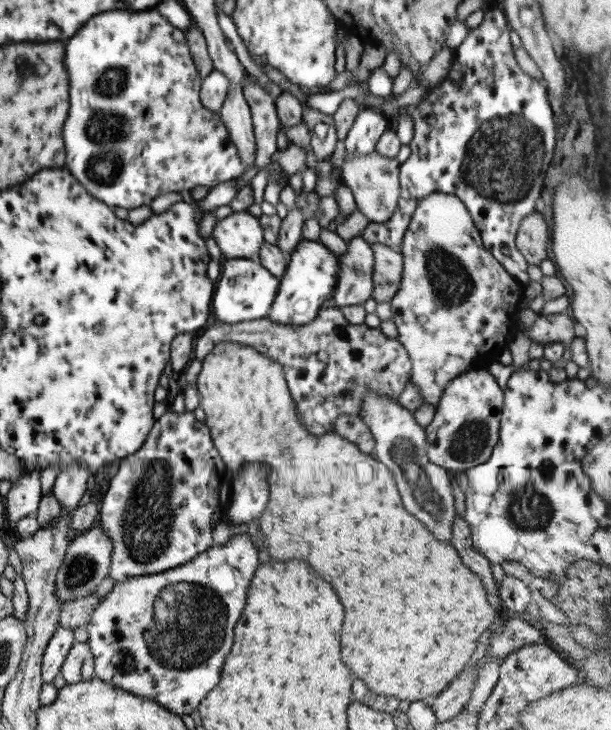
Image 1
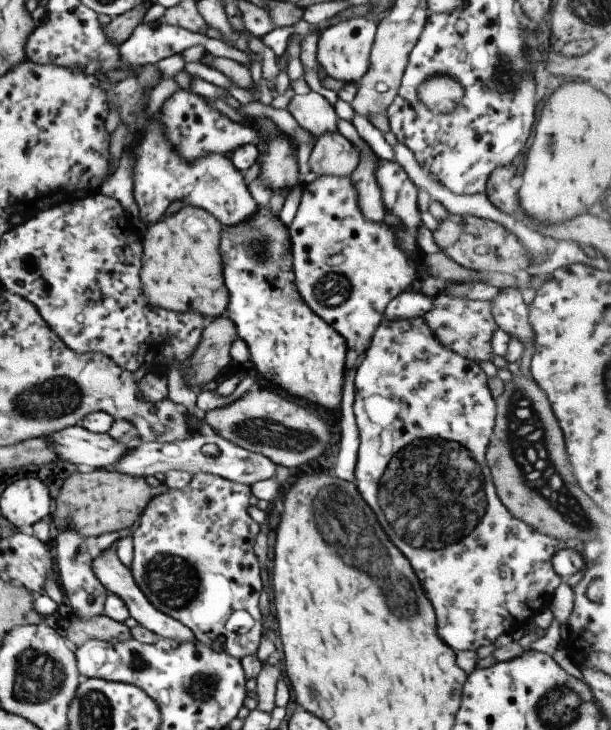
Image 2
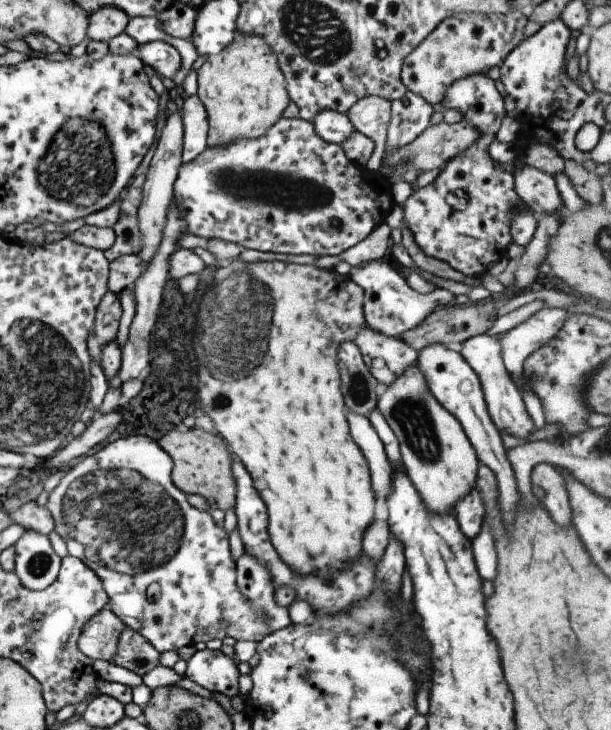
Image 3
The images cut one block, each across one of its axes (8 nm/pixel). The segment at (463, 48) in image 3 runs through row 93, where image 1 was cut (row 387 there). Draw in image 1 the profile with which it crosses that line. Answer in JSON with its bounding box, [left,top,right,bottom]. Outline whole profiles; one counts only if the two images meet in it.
[389,193,524,406]

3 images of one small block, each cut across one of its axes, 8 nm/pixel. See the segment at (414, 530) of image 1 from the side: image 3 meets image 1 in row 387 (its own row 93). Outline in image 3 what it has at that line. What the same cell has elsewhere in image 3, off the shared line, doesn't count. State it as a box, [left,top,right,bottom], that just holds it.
[196,34,289,146]

